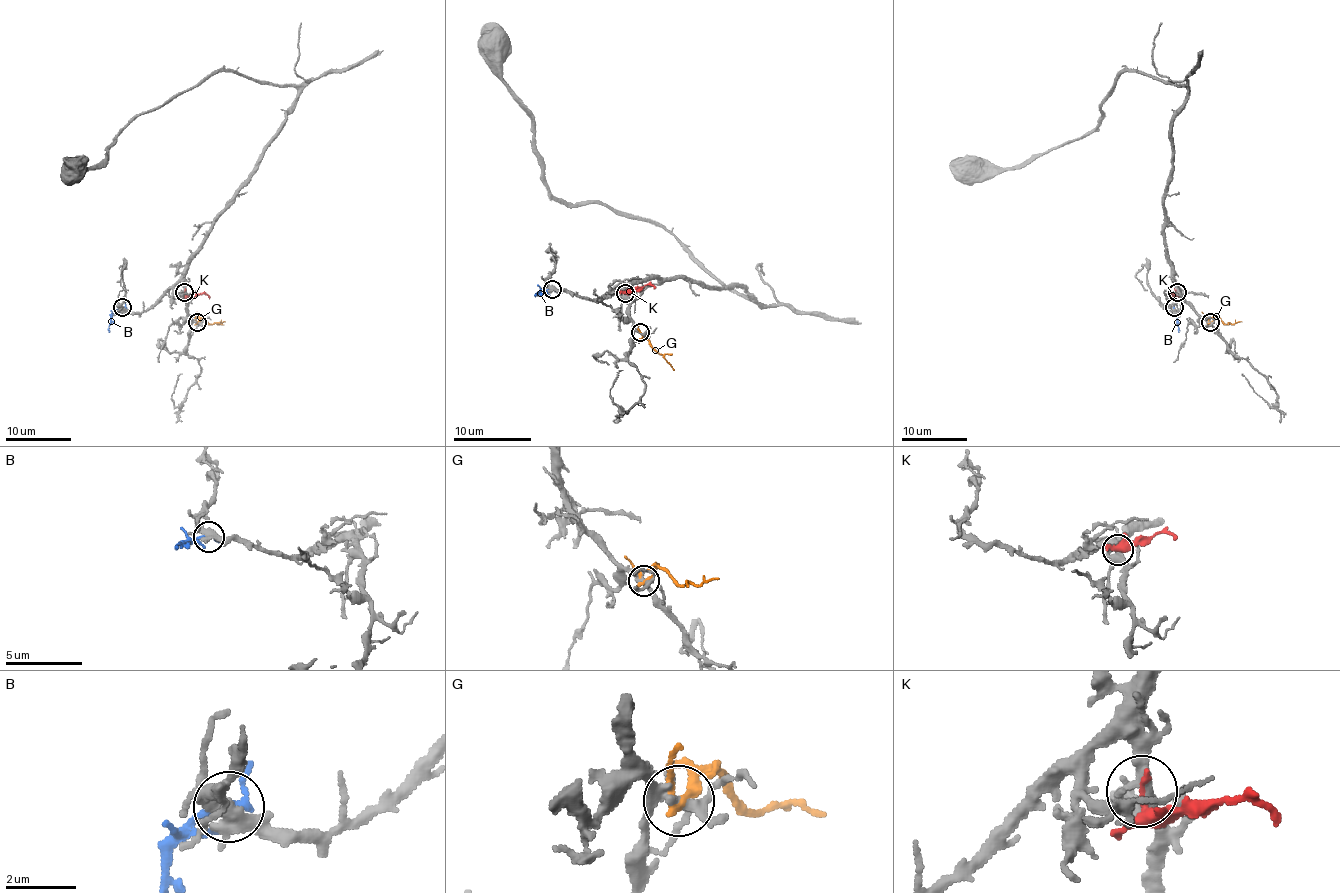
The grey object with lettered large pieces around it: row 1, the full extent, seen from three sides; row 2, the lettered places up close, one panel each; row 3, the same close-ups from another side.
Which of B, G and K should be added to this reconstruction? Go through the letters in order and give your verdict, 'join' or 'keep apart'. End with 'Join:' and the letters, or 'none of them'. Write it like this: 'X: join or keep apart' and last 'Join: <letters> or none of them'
B: join
G: keep apart
K: keep apart
Join: B

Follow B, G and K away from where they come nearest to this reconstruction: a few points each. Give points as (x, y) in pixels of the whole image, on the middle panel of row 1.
B: (551, 289), (536, 295)
G: (640, 332), (673, 371)
K: (625, 293), (640, 291), (646, 285), (656, 287)

